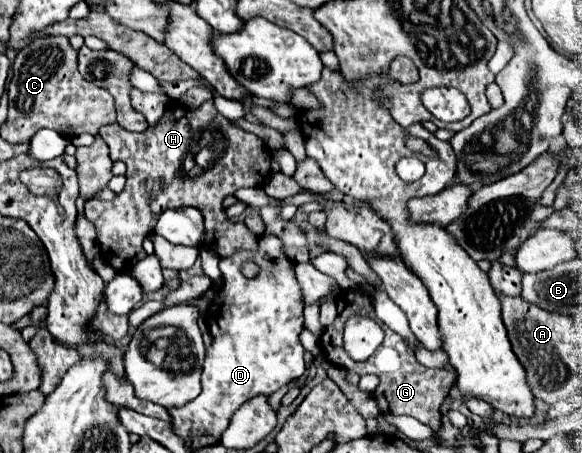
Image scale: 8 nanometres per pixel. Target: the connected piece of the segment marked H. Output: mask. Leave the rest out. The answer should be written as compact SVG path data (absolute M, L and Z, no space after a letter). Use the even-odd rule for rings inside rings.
M176 102L174 106L170 106L170 108L166 110L164 118L162 118L154 128L148 128L146 132L128 132L128 130L124 130L124 128L118 126L118 124L108 124L108 126L100 128L100 136L102 136L104 142L108 144L108 148L110 148L110 158L112 158L112 160L136 160L136 164L128 164L128 162L124 162L124 164L128 166L128 172L126 172L128 182L126 182L126 188L124 188L114 200L103 201L93 198L86 201L84 206L84 214L86 218L90 220L90 222L94 224L94 228L96 228L96 236L98 236L100 252L102 252L102 256L108 260L108 264L110 264L114 270L122 270L122 268L126 268L126 266L132 266L132 264L138 262L140 258L144 258L144 256L146 256L144 248L142 248L142 240L144 240L144 236L150 234L150 232L154 230L154 226L156 226L156 222L158 222L158 218L160 218L160 214L162 214L164 210L168 210L168 208L178 208L178 206L196 206L196 208L202 210L204 220L206 220L206 222L204 222L204 224L206 224L206 248L214 250L220 258L228 258L230 254L236 254L236 252L240 252L240 250L258 250L258 246L256 246L256 244L258 244L258 236L256 236L256 234L250 234L248 228L246 228L244 224L238 226L238 224L232 224L232 222L228 220L228 216L226 216L226 212L224 212L224 198L226 198L228 194L234 194L234 192L240 190L240 188L260 188L260 186L262 186L262 180L264 180L264 182L268 180L268 176L270 176L270 172L272 172L272 158L270 158L268 146L264 146L262 138L258 138L256 134L244 132L244 130L238 128L238 126L232 126L222 114L216 112L216 108L212 106L212 102L206 102L206 104L204 104L200 110L196 110L196 112L190 112L190 110L182 108L180 102ZM202 152L208 152L208 154L210 154L210 158L208 158L206 162L200 162L200 160L198 160L198 156L200 156Z

